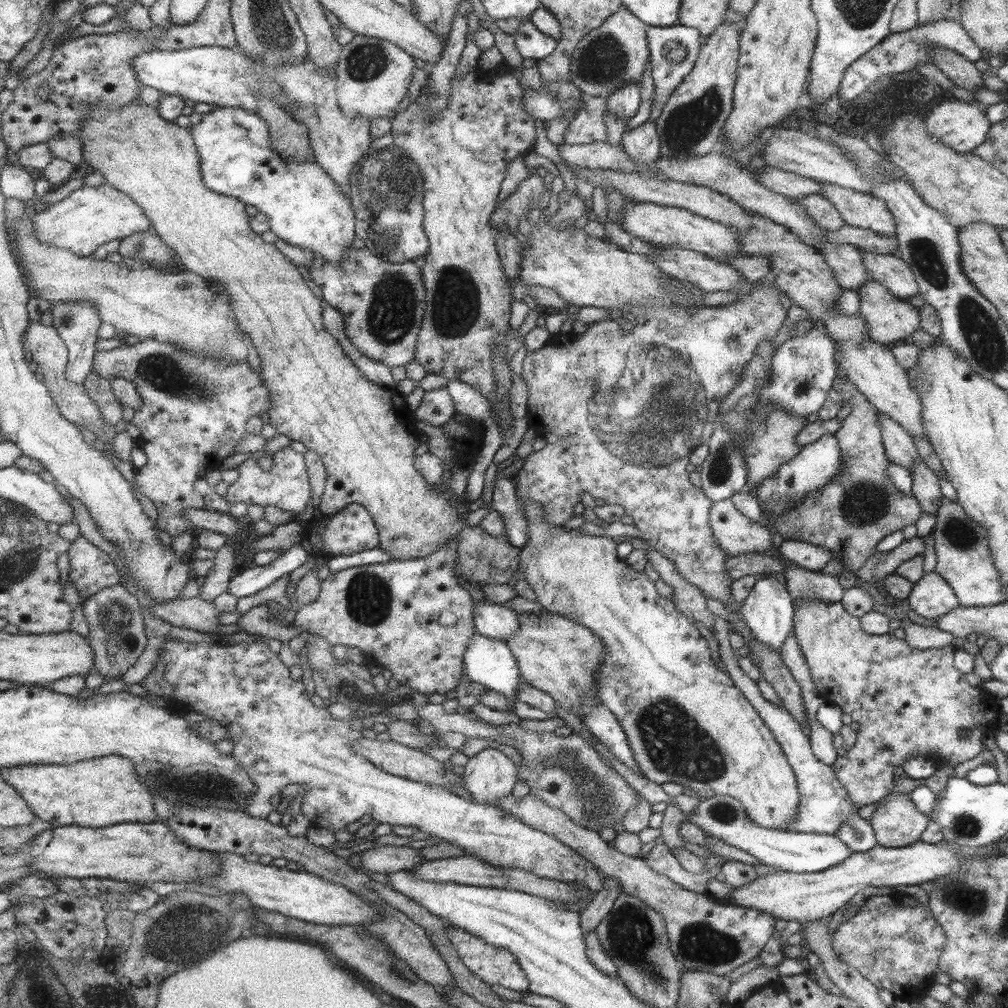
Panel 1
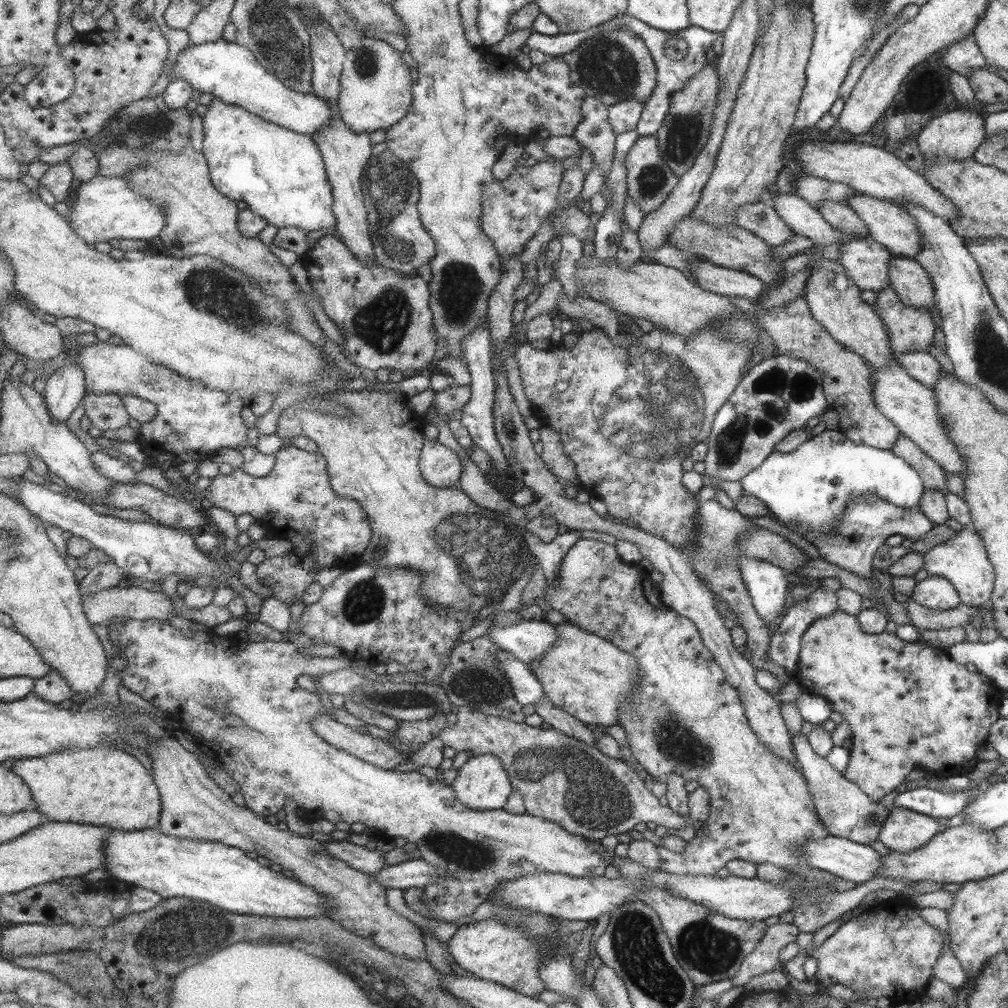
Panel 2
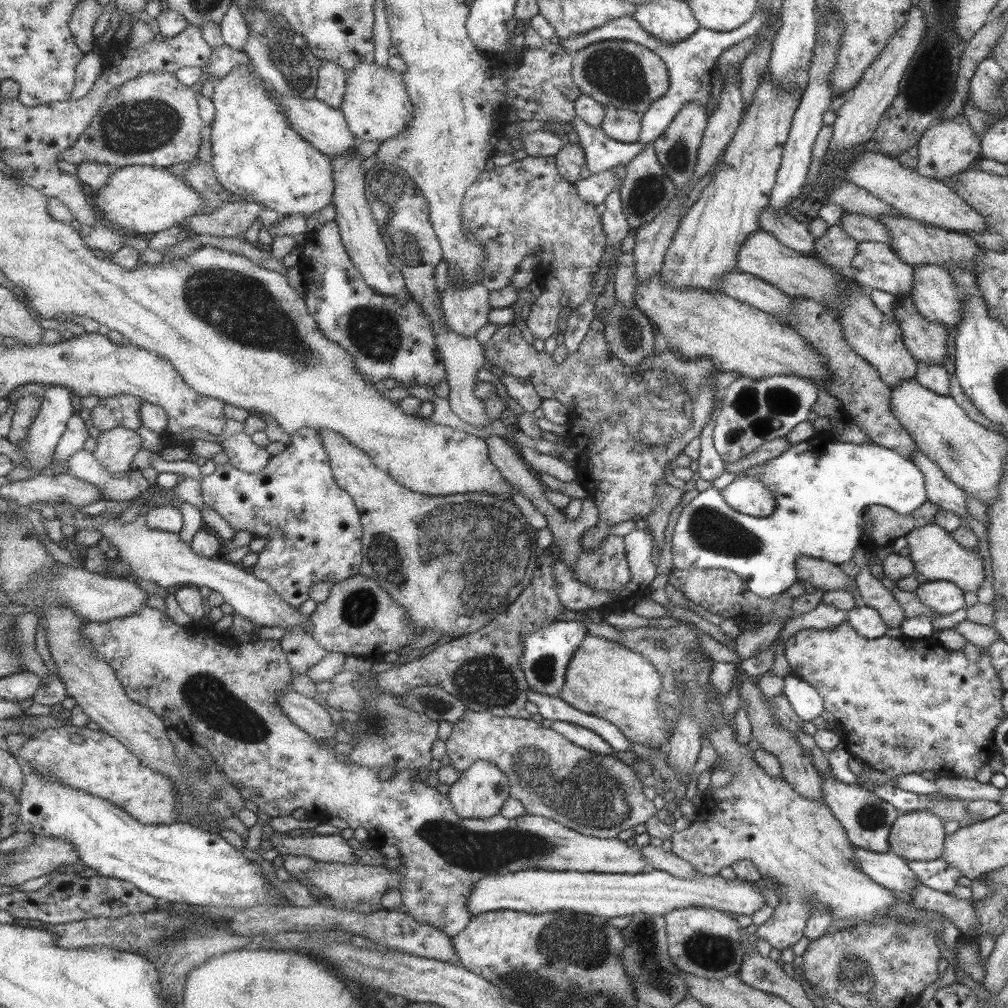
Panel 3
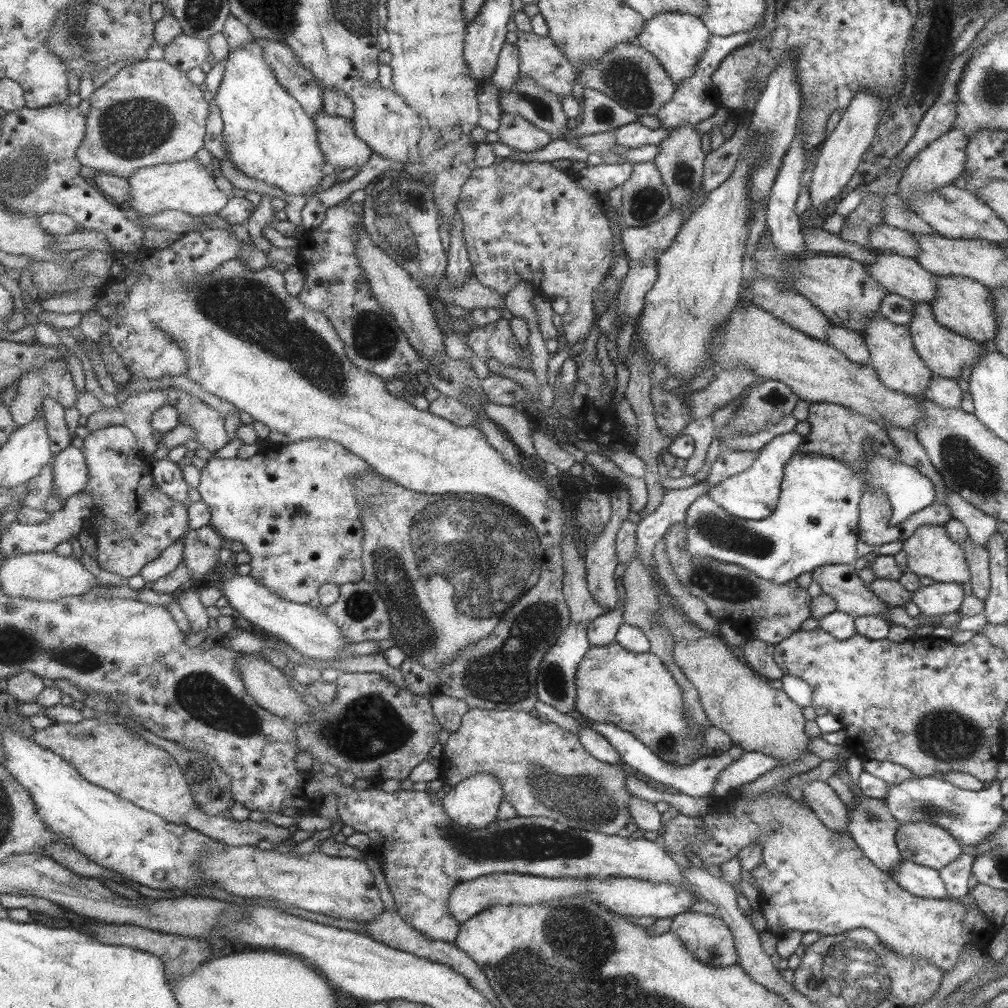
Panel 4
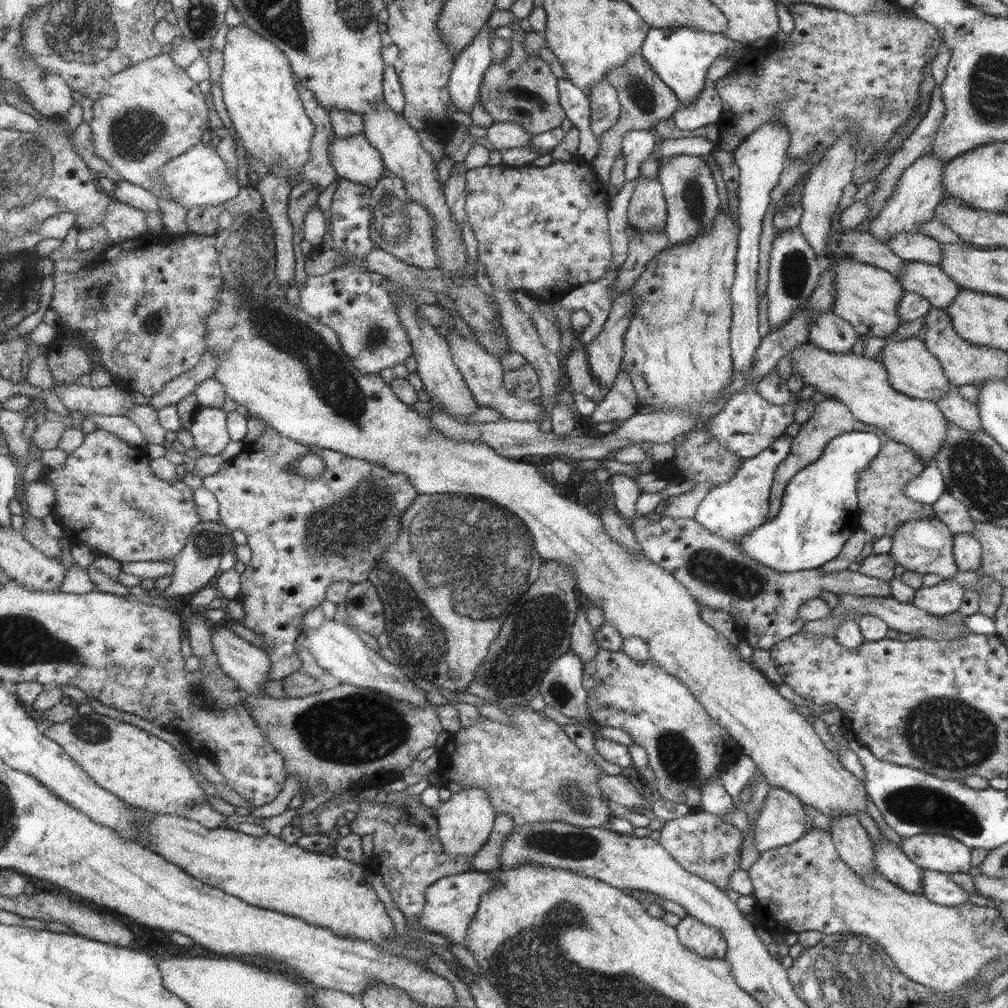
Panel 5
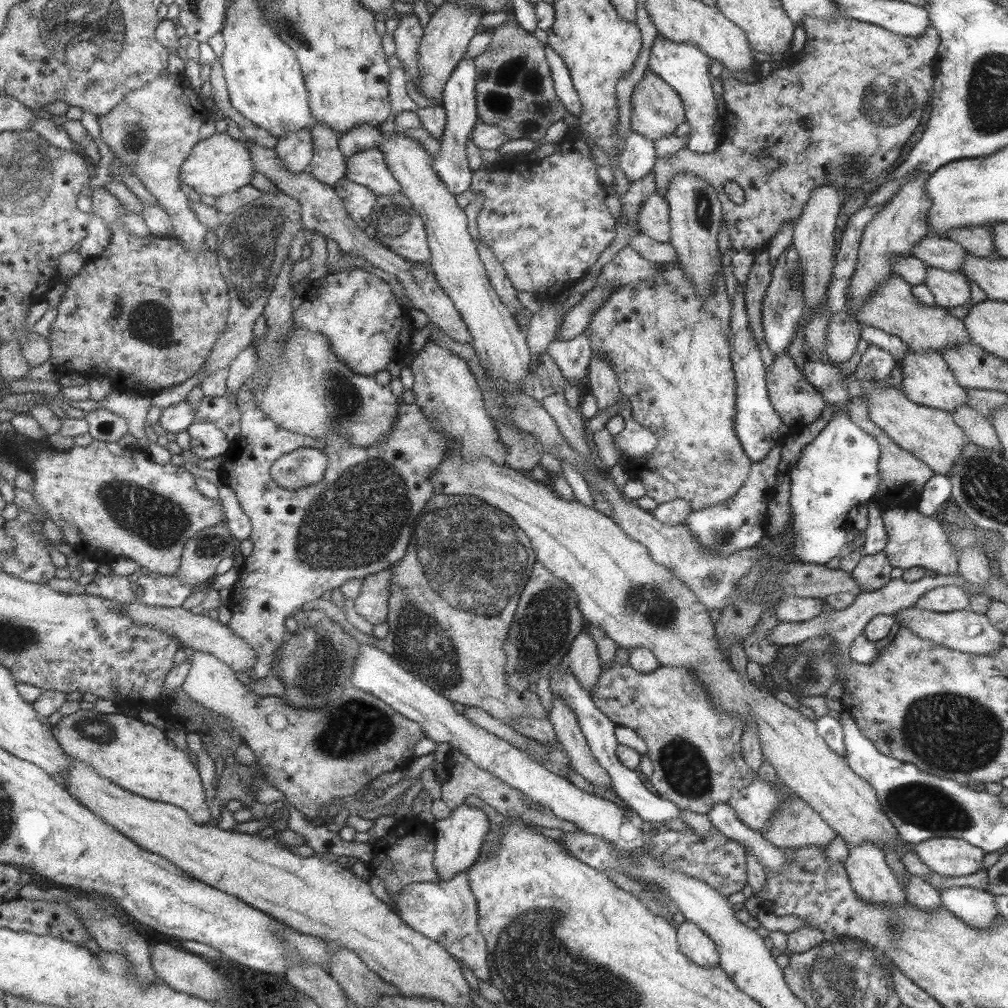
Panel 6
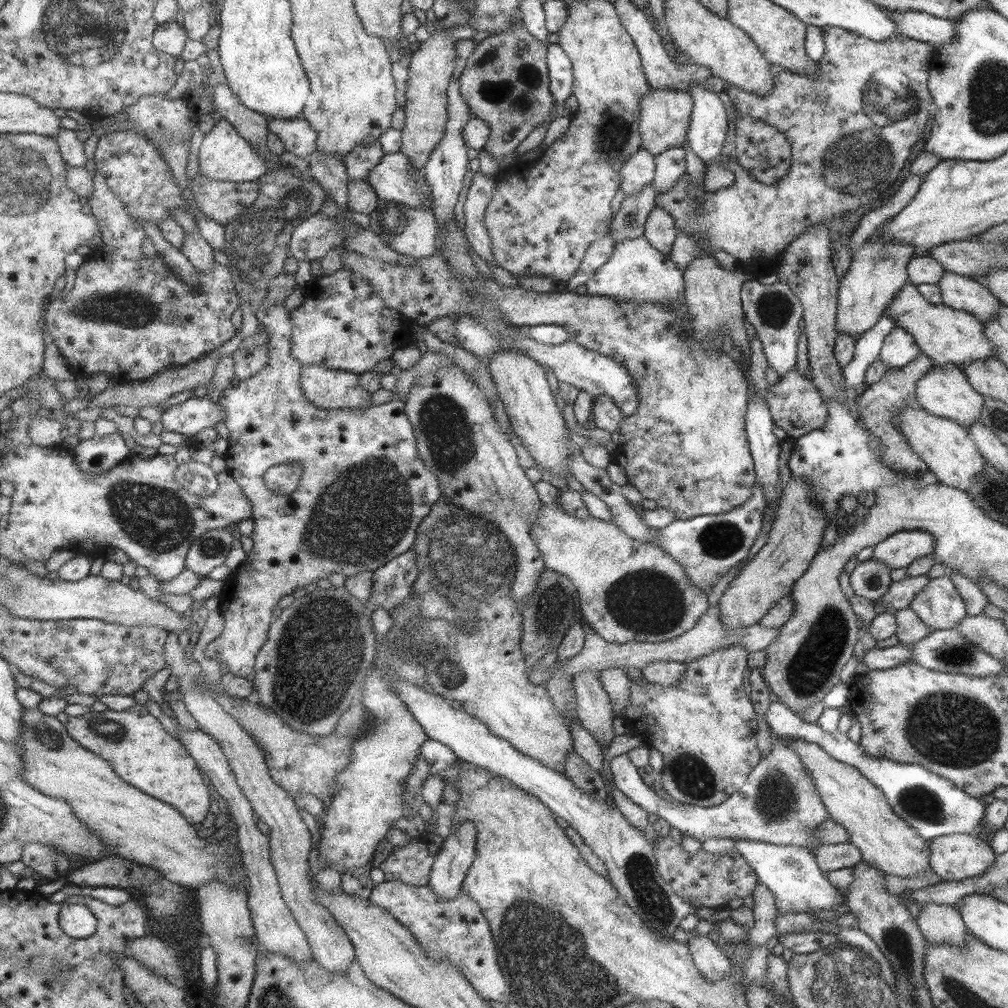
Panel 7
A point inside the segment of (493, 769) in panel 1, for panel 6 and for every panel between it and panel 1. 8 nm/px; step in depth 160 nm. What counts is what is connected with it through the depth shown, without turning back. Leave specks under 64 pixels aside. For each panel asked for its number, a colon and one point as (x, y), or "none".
2: (482, 783)
3: (479, 792)
4: (473, 802)
5: (465, 820)
6: (459, 839)

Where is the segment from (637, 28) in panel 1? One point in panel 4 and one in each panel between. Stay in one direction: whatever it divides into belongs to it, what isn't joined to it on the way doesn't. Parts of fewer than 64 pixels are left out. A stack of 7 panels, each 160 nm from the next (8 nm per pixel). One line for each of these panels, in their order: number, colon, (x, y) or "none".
2: (612, 66)
3: (620, 73)
4: (626, 73)

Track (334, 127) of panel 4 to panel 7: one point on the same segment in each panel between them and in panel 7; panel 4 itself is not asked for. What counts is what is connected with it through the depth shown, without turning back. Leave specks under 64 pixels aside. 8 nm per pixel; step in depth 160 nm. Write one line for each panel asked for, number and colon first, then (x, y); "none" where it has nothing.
5: (353, 158)
6: (366, 167)
7: (393, 179)

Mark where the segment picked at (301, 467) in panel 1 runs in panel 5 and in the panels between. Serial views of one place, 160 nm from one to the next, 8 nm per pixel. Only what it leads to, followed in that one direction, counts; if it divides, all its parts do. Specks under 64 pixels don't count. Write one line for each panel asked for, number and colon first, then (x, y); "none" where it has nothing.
2: (295, 501)
3: (314, 535)
4: (294, 510)
5: (304, 537)

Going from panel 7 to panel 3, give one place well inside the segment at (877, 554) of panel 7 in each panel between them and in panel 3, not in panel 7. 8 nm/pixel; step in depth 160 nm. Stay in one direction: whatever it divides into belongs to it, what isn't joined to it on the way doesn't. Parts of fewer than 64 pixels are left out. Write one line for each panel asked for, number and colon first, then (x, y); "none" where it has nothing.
3: (935, 555)
4: (930, 552)
5: (925, 546)
6: (914, 540)

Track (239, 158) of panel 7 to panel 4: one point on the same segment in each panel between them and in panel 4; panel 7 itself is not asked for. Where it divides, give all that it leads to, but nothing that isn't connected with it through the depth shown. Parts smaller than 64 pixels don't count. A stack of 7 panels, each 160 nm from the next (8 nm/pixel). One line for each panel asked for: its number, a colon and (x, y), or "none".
4: (188, 186)
5: (199, 177)
6: (218, 165)

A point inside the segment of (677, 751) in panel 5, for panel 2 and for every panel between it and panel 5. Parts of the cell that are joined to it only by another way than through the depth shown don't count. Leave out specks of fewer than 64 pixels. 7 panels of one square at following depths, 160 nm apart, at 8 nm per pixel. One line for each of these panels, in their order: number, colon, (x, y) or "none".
2: (585, 675)
3: (604, 679)
4: (632, 691)

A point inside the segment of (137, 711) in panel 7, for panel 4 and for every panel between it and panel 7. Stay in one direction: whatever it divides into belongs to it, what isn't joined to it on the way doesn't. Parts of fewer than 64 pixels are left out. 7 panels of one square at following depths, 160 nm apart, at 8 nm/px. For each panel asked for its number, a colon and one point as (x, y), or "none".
4: (114, 757)
5: (147, 772)
6: (140, 758)

